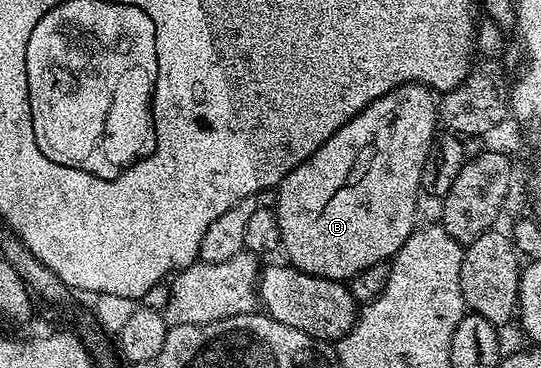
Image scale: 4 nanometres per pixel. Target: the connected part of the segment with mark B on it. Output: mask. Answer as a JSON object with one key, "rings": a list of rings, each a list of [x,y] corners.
{"rings":[[[404,84],[355,114],[311,158],[293,168],[278,187],[279,204],[275,209],[281,231],[280,247],[289,255],[288,263],[312,276],[349,282],[369,266],[392,261],[419,224],[417,196],[422,195],[423,162],[427,162],[436,128],[439,108],[434,93],[424,84]]]}

